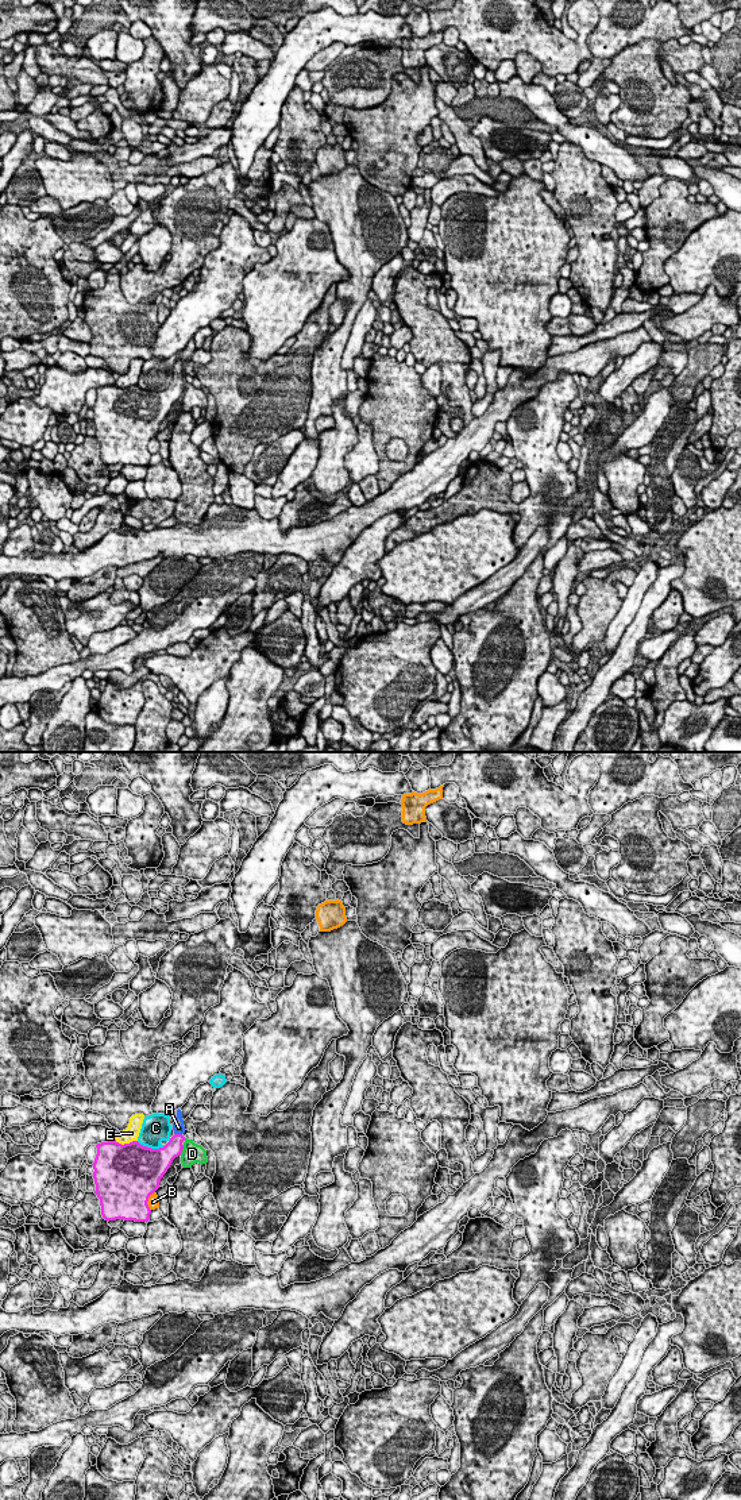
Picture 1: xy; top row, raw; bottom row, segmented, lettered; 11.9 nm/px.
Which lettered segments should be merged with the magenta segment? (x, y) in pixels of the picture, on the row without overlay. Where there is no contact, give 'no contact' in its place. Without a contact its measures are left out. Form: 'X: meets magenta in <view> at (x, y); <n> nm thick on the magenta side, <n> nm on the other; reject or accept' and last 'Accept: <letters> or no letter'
A: meets magenta in xy at (178, 378); 200 nm thick on the magenta side, 140 nm on the other; accept
B: meets magenta in xy at (147, 444); 500 nm thick on the magenta side, 130 nm on the other; reject
C: meets magenta in xy at (150, 392); 500 nm thick on the magenta side, 340 nm on the other; reject
D: meets magenta in xy at (181, 394); 240 nm thick on the magenta side, 240 nm on the other; reject
E: meets magenta in xy at (126, 388); 500 nm thick on the magenta side, 180 nm on the other; reject
Accept: A

